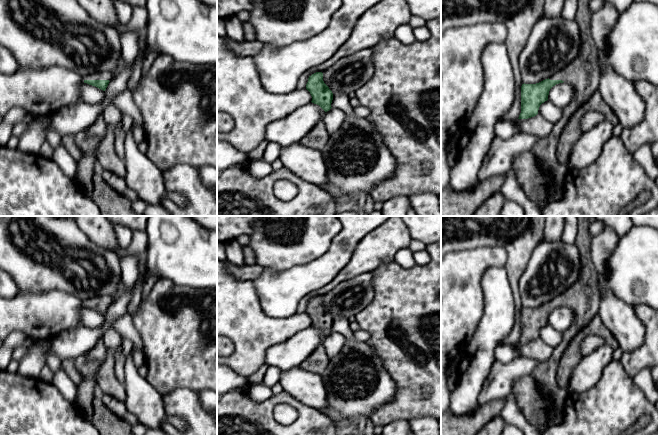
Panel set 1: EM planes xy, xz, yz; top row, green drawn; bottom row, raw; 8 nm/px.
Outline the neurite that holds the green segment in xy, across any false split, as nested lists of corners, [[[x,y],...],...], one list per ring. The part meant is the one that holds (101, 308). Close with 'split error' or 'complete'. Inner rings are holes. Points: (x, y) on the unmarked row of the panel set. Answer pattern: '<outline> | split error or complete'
[[[101,295],[83,301],[84,307],[95,310],[103,315],[106,314],[112,300],[107,295]]] | split error

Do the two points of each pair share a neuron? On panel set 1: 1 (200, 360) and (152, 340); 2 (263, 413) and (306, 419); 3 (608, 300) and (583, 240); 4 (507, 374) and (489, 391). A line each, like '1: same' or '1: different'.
1: same
2: same
3: different
4: same

